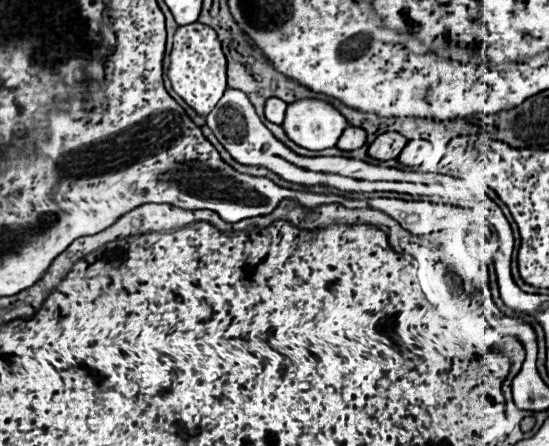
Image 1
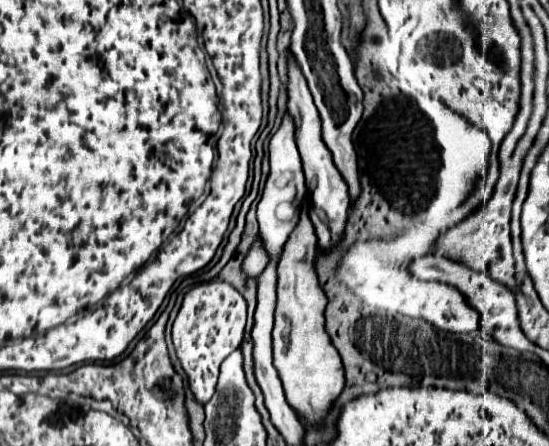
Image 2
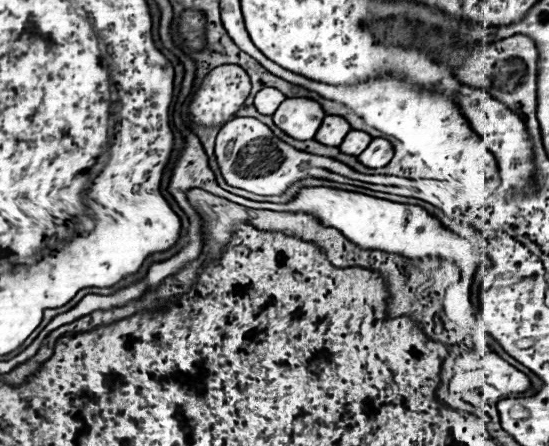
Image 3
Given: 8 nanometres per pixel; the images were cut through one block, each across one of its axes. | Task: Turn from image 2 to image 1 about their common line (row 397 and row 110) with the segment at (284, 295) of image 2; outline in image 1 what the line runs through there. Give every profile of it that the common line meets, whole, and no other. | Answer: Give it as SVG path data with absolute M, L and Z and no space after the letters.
M316 98L288 104L282 122L288 138L306 150L334 148L346 126L346 118L330 102Z

